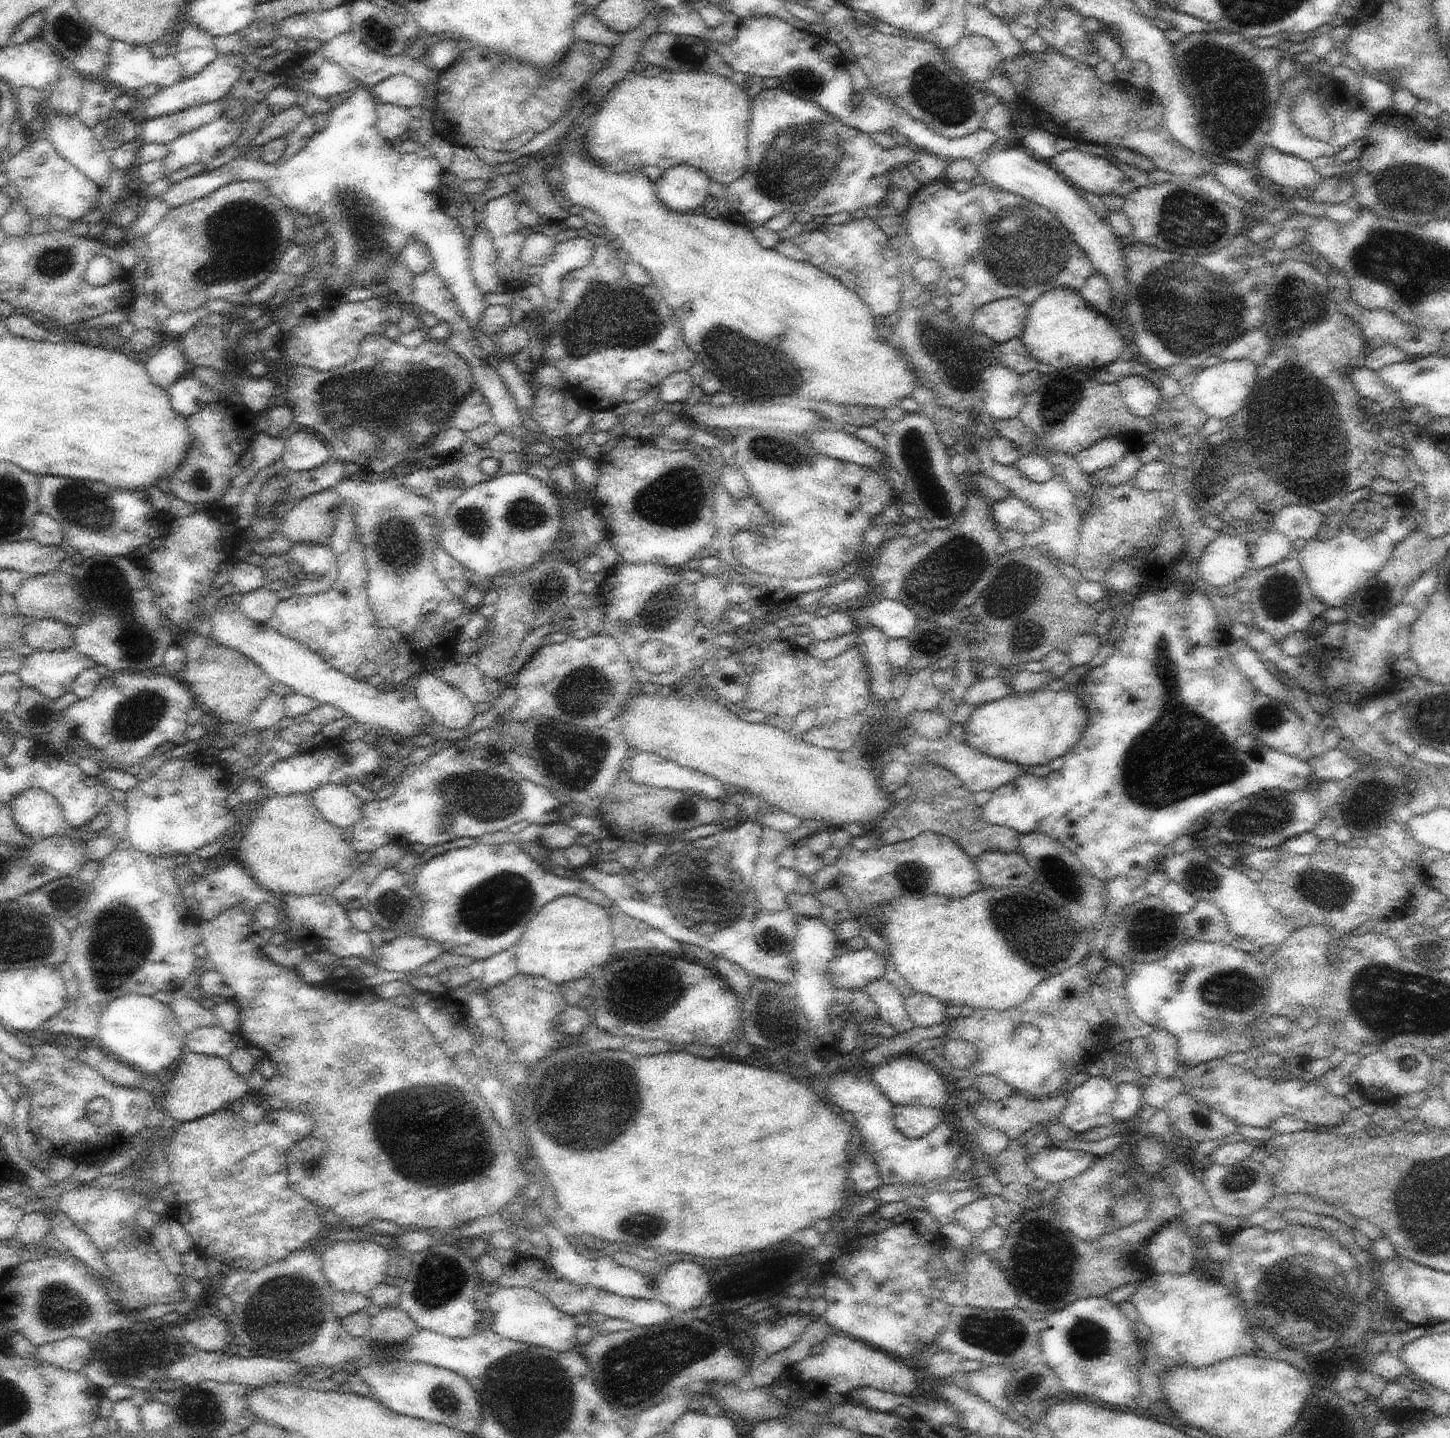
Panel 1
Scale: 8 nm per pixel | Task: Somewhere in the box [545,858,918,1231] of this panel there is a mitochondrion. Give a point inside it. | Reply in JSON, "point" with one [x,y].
{"point":[652,1012]}

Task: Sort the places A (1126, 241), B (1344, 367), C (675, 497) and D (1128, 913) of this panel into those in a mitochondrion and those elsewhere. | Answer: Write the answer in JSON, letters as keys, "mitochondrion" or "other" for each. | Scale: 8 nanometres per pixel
{"A":"other","B":"other","C":"mitochondrion","D":"other"}

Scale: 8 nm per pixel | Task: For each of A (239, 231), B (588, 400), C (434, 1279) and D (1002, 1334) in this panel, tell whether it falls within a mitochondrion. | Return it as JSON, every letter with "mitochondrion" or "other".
{"A":"mitochondrion","B":"other","C":"mitochondrion","D":"mitochondrion"}

